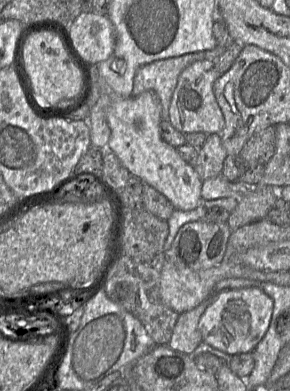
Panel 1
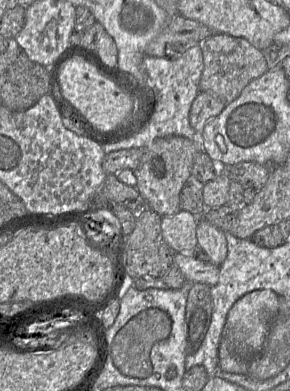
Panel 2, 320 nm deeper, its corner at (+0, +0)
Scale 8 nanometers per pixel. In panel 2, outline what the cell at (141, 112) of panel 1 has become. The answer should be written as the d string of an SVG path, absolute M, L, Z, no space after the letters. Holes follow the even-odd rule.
M198 218L196 236L198 246L207 253L210 262L221 266L228 254L225 232L205 219Z

